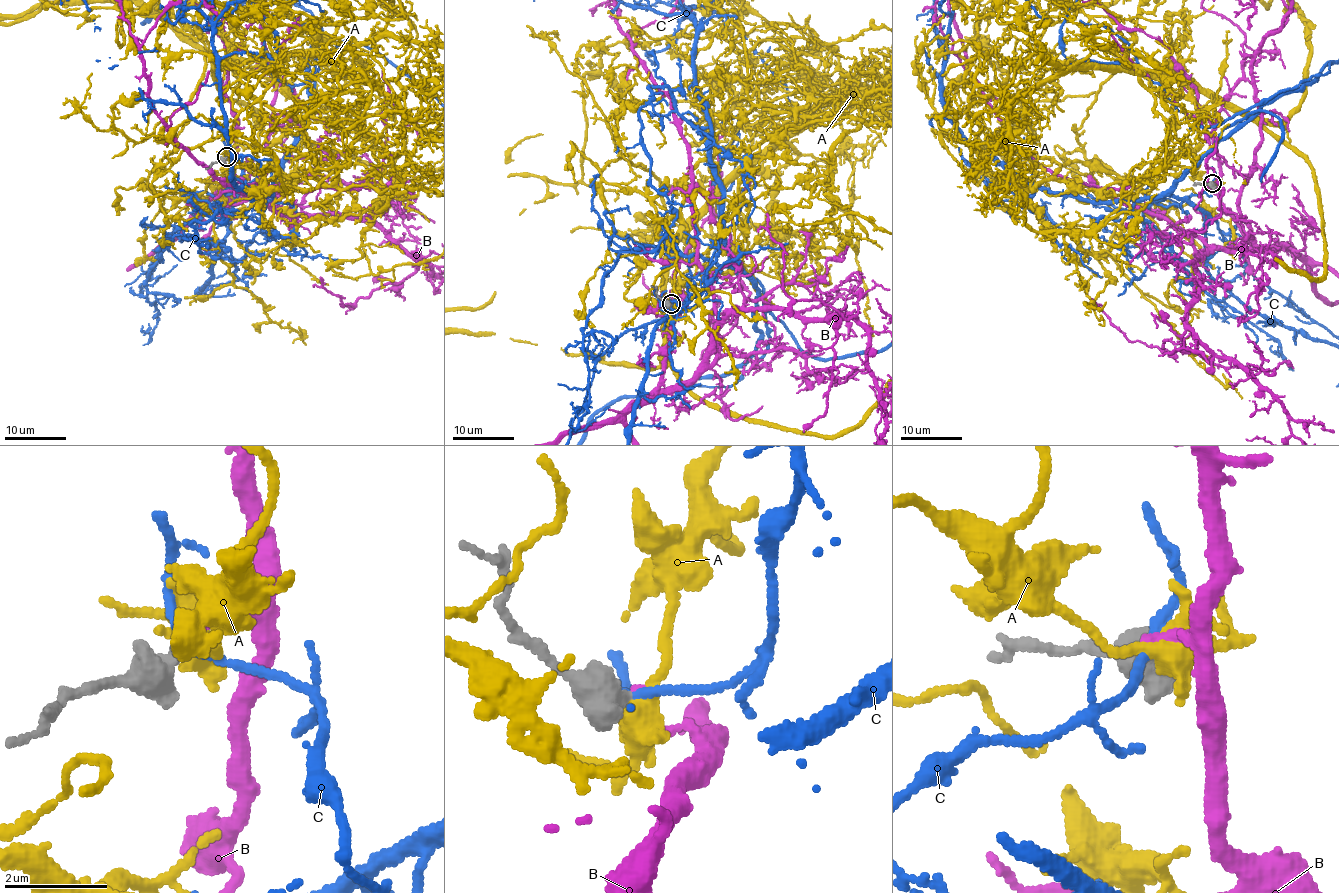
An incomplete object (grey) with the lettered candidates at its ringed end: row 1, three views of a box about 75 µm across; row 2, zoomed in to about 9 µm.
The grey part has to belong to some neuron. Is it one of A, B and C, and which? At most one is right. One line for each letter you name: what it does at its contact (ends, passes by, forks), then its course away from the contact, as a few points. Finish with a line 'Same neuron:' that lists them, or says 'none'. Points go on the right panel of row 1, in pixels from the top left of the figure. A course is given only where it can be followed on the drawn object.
B: It ends there
Same neuron: B

